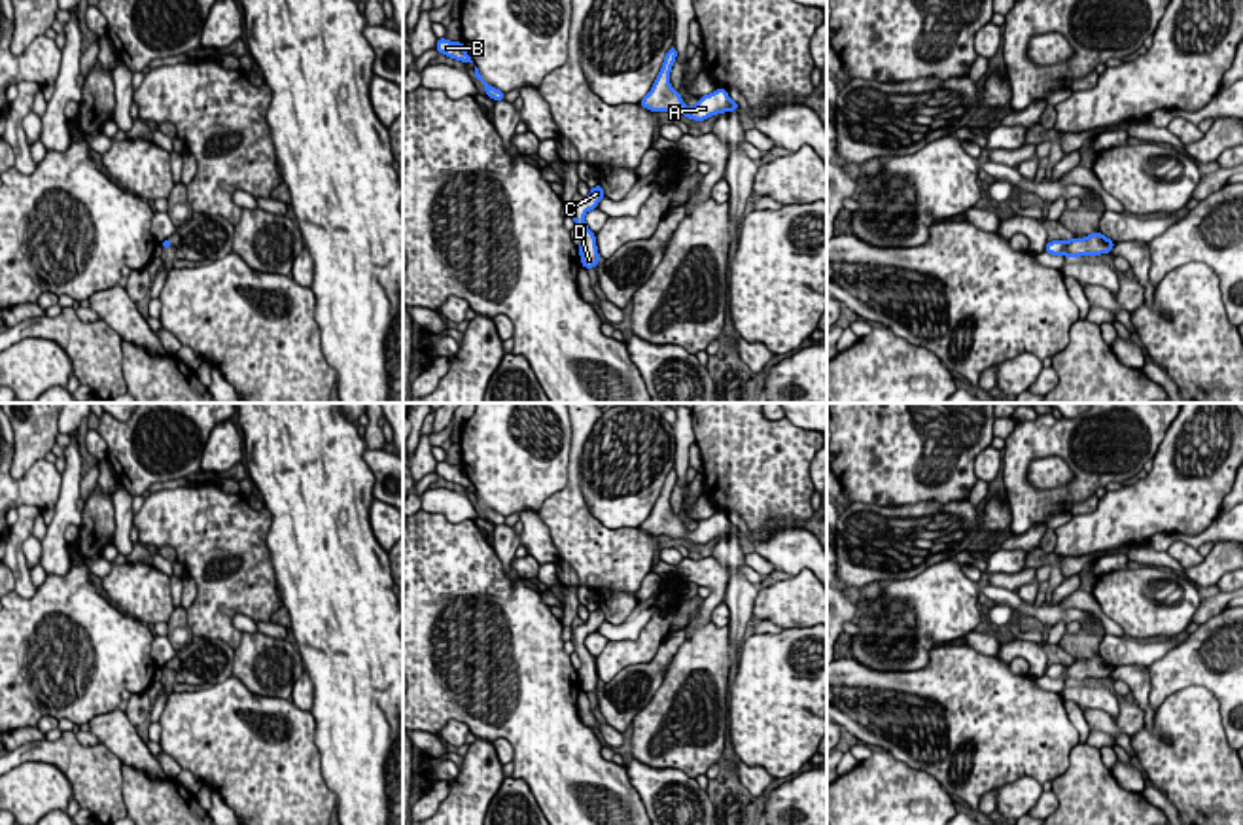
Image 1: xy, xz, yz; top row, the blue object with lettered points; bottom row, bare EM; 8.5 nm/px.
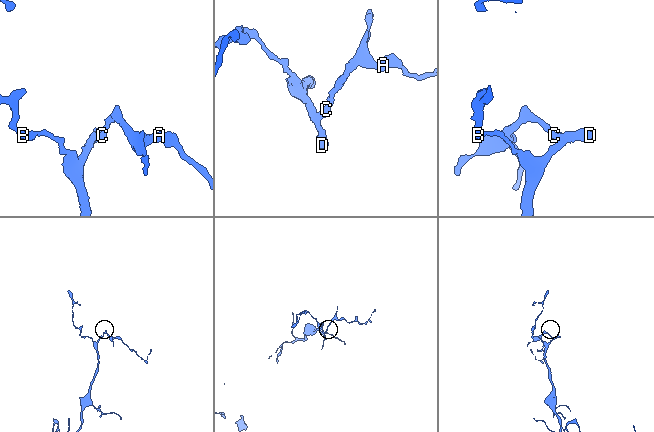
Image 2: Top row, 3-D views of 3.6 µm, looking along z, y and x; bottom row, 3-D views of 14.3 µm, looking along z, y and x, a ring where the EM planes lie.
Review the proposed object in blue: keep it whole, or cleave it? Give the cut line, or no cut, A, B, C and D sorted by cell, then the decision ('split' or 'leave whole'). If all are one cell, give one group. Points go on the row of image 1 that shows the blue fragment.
no cut; A B C D; leave whole

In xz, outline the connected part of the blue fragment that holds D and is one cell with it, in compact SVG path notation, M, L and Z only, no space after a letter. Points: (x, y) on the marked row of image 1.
M598 184L596 187L590 187L590 193L573 204L573 221L575 229L581 235L581 244L577 246L581 255L581 265L585 269L594 269L600 263L600 254L596 246L596 235L588 229L585 223L585 214L588 210L598 208L598 202L605 197L604 187Z

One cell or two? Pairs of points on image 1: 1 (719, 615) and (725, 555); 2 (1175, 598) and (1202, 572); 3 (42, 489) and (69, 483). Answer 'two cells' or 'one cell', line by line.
1: two cells
2: two cells
3: two cells

